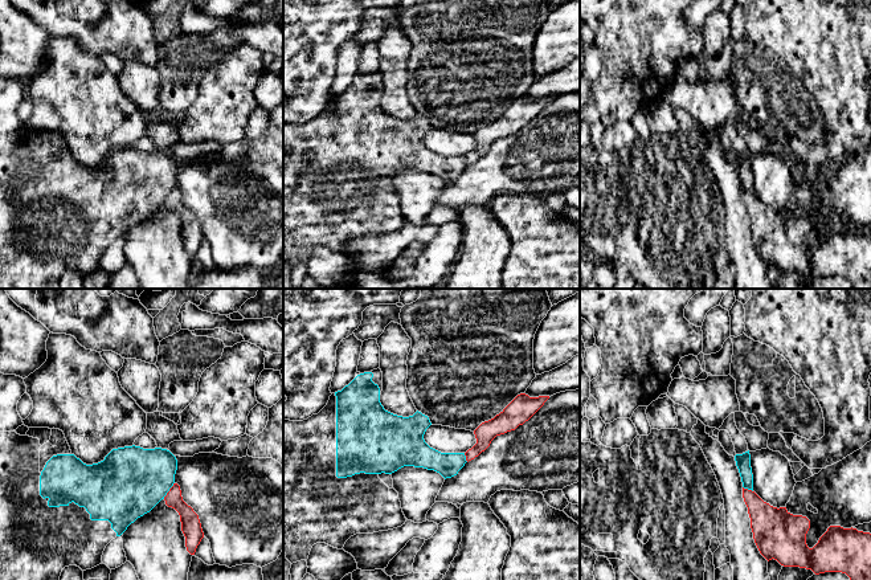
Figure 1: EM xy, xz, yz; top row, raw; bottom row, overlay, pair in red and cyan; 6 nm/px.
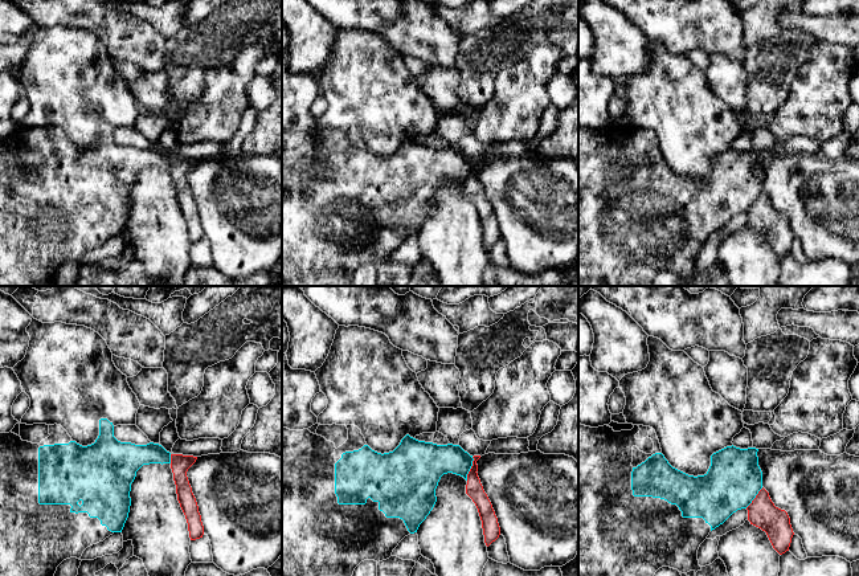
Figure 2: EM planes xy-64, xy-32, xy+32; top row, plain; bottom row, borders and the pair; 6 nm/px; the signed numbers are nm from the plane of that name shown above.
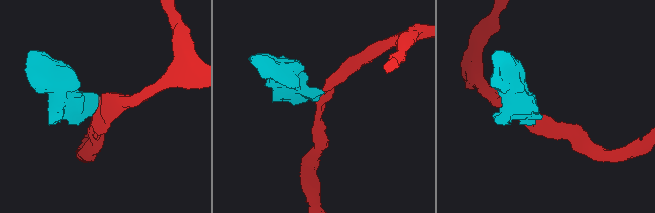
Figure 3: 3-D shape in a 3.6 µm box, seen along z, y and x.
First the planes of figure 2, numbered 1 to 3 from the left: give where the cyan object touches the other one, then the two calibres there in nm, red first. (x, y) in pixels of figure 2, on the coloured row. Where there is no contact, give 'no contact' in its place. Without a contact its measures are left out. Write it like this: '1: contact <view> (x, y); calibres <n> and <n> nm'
1: contact xy-64 (171, 458); calibres 120 and 170 nm
2: contact xy-32 (470, 469); calibres 110 and 220 nm
3: contact xy+32 (755, 498); calibres 180 and 340 nm

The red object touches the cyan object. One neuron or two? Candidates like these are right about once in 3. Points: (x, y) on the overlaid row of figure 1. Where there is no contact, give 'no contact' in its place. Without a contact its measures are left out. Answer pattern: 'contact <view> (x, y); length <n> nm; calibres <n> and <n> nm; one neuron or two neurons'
contact xy (170, 490); length 120 nm; calibres 120 and 420 nm; two neurons

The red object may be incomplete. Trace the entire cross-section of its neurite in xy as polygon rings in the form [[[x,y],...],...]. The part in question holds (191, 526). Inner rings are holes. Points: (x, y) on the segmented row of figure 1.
[[[177,483],[169,489],[164,497],[165,505],[175,508],[180,515],[181,531],[185,536],[185,547],[191,555],[195,555],[197,546],[204,538],[199,515],[188,506],[181,497],[181,490]]]

